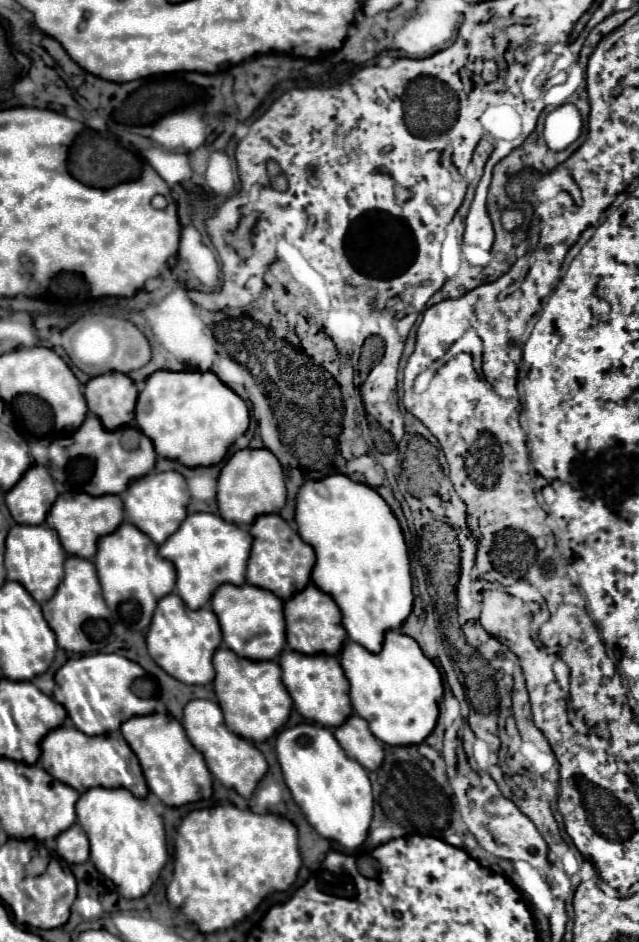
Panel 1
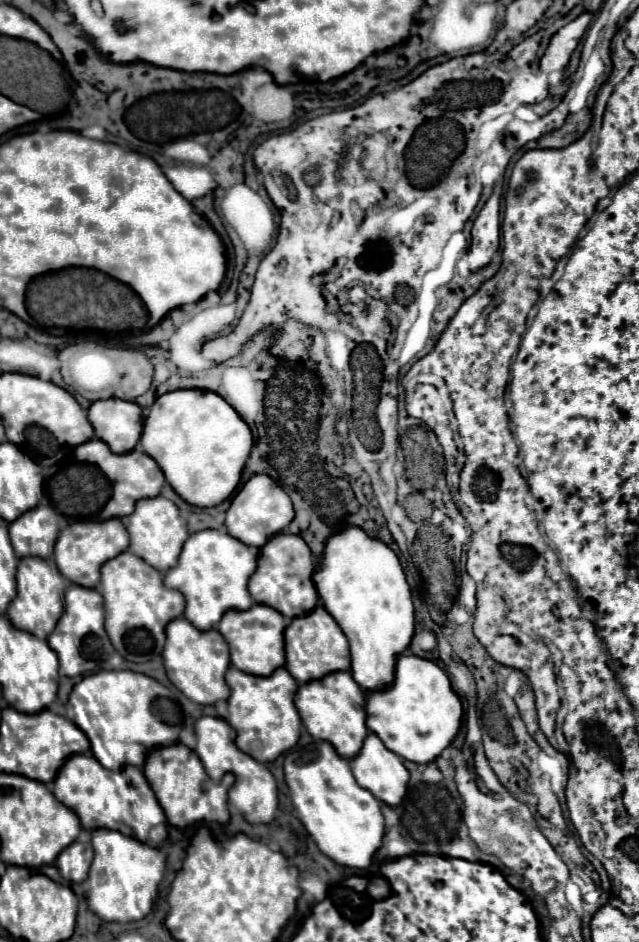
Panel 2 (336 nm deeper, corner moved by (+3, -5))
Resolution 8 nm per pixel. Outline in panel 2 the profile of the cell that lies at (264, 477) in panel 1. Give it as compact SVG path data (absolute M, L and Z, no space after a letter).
M255 474L251 480L243 484L243 488L231 500L225 526L227 526L227 532L233 534L233 538L245 542L247 546L261 548L271 536L287 528L293 516L295 512L291 506L291 498L285 494L285 490L281 490L271 478L265 478L263 474Z

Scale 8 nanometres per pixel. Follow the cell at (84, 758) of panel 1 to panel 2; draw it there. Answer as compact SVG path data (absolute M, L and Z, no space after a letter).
M77 754L65 762L53 782L53 794L61 804L79 816L81 826L89 832L99 828L121 830L121 834L147 842L149 830L167 822L163 808L159 806L141 768L125 766L121 772L111 772L105 770L91 754Z

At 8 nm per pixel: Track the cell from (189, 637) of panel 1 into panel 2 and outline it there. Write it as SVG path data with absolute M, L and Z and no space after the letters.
M177 618L167 626L167 642L163 650L163 662L169 680L193 702L215 704L229 698L229 686L225 682L225 672L229 670L229 646L217 630L201 632L185 618Z

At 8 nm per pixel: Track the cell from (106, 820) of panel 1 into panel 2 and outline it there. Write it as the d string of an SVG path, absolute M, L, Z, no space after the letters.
M95 830L93 850L95 858L87 878L89 908L105 922L133 922L145 918L153 908L153 898L163 880L163 852L115 830Z

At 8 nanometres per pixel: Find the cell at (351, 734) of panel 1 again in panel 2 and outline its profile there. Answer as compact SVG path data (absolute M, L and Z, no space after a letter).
M373 732L365 738L361 752L351 760L351 770L353 770L353 776L355 776L355 780L359 782L361 788L369 790L377 800L385 802L391 808L399 806L401 800L407 794L409 772L407 772L407 768L403 764L403 758L399 758L395 752L385 748L385 744Z

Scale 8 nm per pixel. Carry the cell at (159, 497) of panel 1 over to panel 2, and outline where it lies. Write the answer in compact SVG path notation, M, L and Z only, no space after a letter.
M163 496L137 502L137 510L127 518L127 532L131 538L129 552L137 554L141 560L149 562L159 572L167 572L177 564L181 546L185 544L185 538L189 538L187 522L181 518L179 508Z

